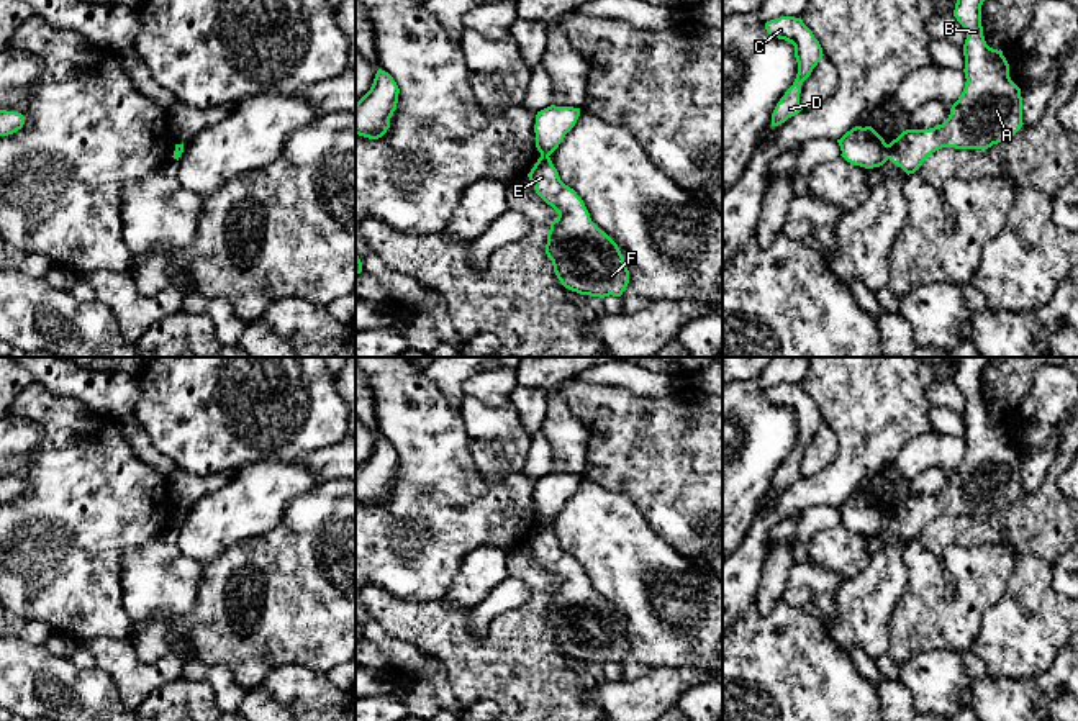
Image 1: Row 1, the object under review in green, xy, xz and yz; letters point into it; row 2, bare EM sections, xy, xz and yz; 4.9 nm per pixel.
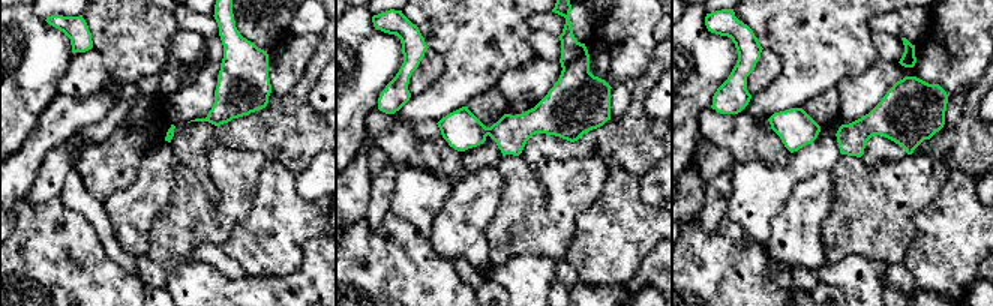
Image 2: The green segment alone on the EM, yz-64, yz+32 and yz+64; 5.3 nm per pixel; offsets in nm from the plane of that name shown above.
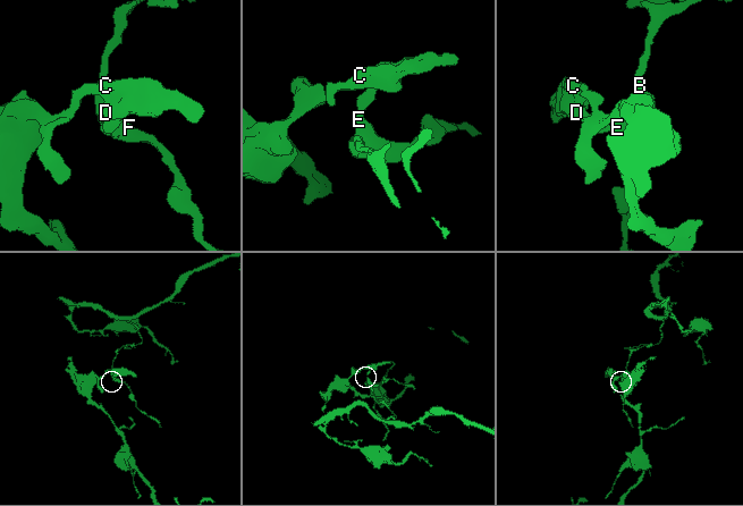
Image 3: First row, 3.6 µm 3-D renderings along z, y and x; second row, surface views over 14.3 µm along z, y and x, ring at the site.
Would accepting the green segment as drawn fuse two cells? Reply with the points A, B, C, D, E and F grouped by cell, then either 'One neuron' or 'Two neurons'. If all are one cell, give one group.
Groups: A B E F / C D. Two neurons

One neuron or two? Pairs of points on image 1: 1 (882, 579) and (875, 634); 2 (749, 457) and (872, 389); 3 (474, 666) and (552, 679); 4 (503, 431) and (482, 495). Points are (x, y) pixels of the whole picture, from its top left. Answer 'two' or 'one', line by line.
1: one
2: two
3: one
4: two

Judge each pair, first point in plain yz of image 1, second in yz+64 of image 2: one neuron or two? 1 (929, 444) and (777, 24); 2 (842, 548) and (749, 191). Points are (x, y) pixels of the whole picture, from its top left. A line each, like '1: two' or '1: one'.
1: two
2: two

